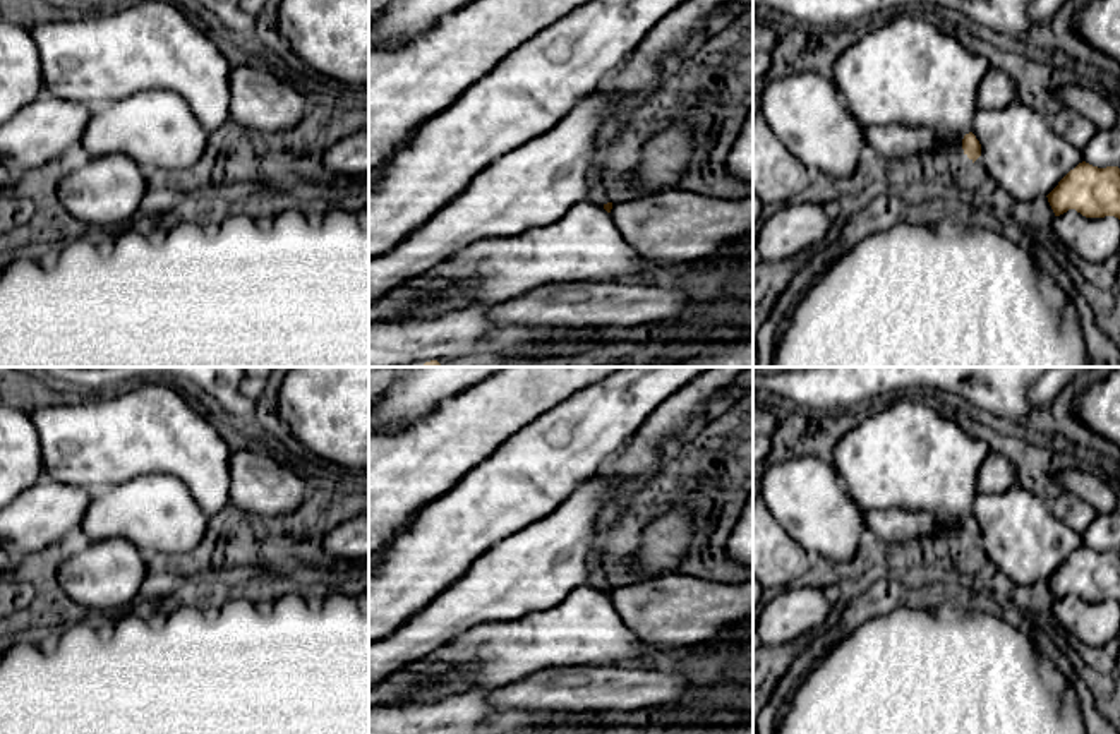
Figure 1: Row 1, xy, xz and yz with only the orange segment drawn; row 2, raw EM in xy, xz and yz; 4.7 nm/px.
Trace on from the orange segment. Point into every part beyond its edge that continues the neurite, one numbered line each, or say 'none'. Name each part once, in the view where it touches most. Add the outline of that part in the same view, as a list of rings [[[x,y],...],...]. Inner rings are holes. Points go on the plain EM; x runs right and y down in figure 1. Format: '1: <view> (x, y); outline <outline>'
none

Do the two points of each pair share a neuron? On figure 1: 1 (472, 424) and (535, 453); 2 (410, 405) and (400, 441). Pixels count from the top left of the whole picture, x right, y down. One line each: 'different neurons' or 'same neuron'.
1: different neurons
2: different neurons

